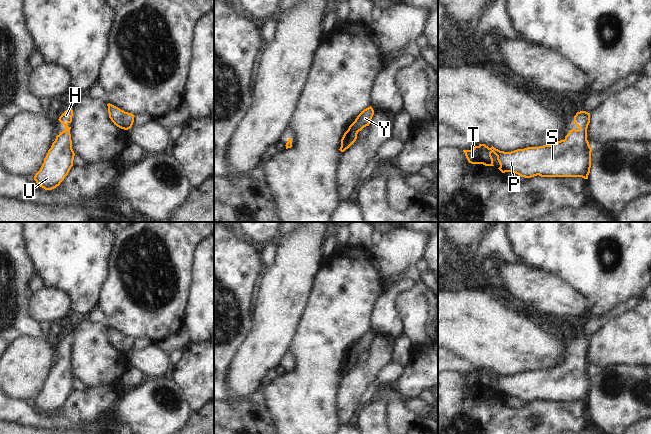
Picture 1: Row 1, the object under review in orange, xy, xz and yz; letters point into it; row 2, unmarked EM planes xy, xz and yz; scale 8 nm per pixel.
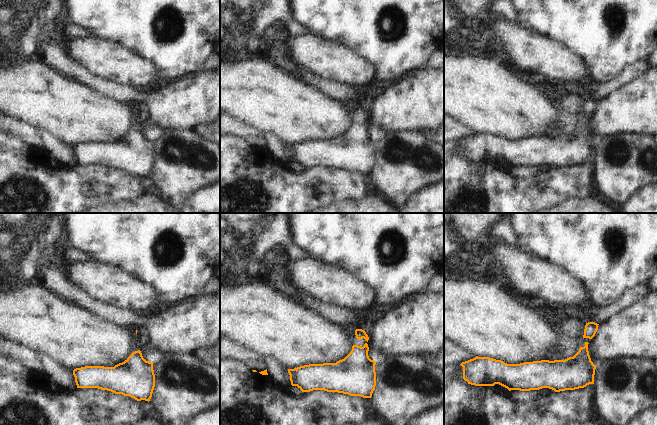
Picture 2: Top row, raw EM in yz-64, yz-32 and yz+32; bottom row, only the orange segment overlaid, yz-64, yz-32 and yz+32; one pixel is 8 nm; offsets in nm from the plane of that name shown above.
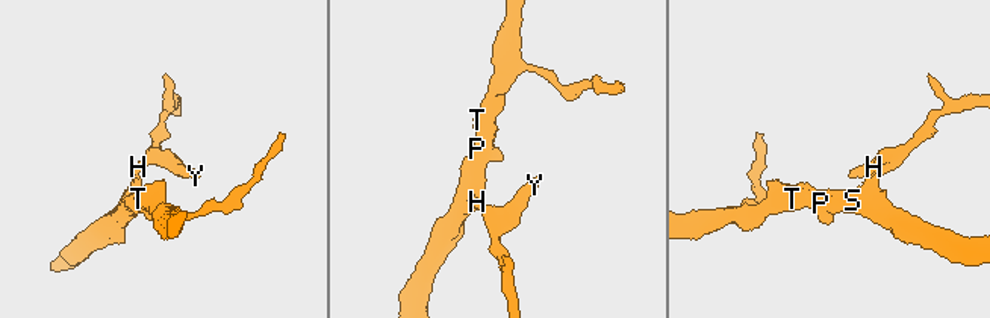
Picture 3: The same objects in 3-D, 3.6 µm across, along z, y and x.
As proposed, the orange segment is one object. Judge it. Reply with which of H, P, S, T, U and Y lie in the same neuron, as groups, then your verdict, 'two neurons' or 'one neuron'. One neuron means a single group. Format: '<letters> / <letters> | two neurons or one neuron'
H P S T U Y | one neuron

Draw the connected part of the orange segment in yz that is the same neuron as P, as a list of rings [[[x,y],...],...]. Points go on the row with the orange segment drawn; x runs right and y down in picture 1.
[[[577,112],[574,124],[578,130],[569,130],[564,140],[552,145],[527,147],[511,152],[500,151],[493,146],[479,144],[471,150],[463,150],[469,163],[494,166],[491,153],[497,156],[502,173],[516,173],[521,177],[582,177],[588,179],[591,168],[592,148],[587,140],[590,113]]]

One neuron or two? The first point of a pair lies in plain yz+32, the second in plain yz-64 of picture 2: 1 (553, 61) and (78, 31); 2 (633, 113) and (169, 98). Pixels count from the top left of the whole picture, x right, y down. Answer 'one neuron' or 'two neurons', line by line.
1: two neurons
2: one neuron

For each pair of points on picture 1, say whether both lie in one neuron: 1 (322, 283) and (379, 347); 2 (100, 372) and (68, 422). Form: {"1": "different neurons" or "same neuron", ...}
{"1": "different neurons", "2": "different neurons"}

